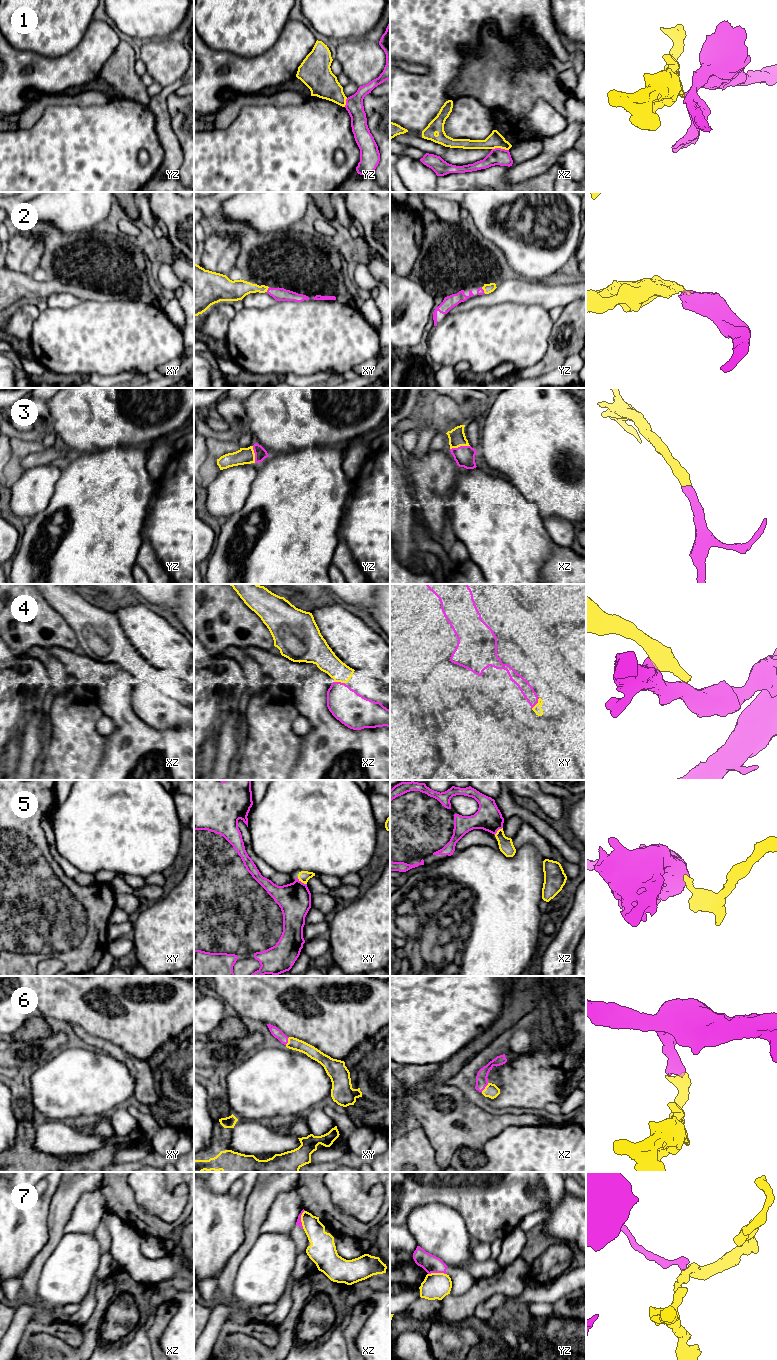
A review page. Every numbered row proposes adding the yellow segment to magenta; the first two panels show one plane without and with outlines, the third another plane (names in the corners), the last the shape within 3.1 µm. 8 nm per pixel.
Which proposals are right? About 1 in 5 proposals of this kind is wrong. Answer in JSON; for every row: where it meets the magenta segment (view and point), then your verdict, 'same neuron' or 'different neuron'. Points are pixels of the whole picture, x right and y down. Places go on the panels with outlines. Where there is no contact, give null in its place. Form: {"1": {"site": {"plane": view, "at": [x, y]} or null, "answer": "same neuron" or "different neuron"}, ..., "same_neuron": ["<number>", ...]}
{"1": {"site": {"plane": "xz", "at": [500, 148]}, "answer": "different neuron"}, "2": {"site": {"plane": "xy", "at": [268, 289]}, "answer": "same neuron"}, "3": {"site": {"plane": "xz", "at": [460, 446]}, "answer": "same neuron"}, "4": {"site": {"plane": "xy", "at": [537, 702]}, "answer": "same neuron"}, "5": {"site": {"plane": "xy", "at": [301, 882]}, "answer": "different neuron"}, "6": {"site": {"plane": "xz", "at": [485, 1086]}, "answer": "same neuron"}, "7": {"site": {"plane": "yz", "at": [437, 1272]}, "answer": "different neuron"}, "same_neuron": ["2", "3", "4", "6"]}

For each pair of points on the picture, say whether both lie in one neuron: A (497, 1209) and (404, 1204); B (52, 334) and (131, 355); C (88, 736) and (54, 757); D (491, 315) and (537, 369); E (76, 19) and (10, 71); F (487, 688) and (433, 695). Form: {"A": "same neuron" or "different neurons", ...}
{"A": "same neuron", "B": "same neuron", "C": "same neuron", "D": "different neurons", "E": "different neurons", "F": "same neuron"}

